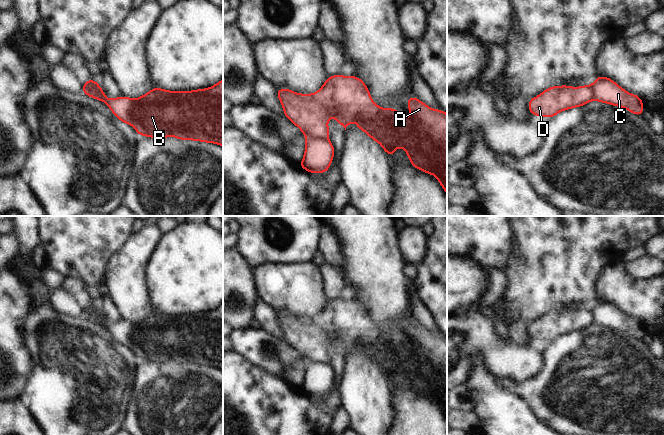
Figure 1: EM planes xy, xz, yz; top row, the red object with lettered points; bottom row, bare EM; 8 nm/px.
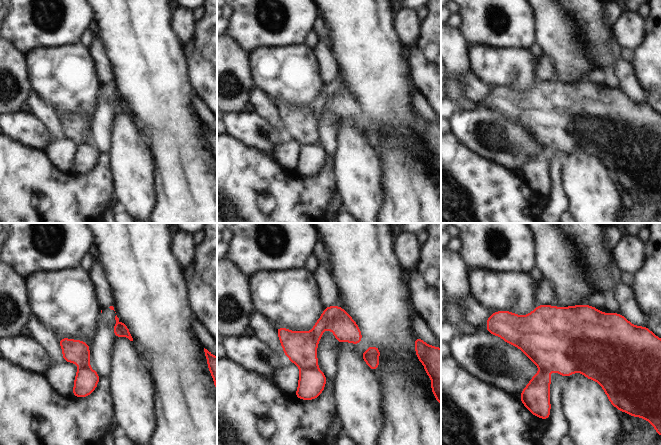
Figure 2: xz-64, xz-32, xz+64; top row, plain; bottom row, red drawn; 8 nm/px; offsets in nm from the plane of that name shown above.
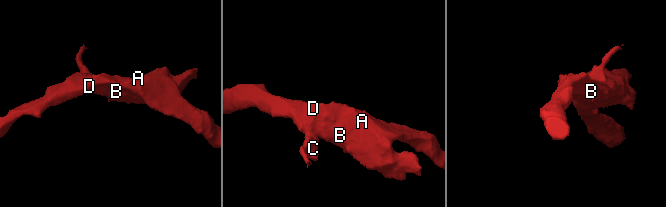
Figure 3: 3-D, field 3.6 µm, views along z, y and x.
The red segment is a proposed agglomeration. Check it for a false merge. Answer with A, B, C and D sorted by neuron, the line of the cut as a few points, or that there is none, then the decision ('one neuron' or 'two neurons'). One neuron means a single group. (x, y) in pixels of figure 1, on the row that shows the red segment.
A B D / C; cut in xz along (306, 137), (323, 137), (327, 139); two neurons

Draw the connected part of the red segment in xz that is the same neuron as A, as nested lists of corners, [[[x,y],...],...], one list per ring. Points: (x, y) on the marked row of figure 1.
[[[339,74],[328,76],[324,85],[314,94],[299,94],[288,88],[278,89],[276,94],[283,106],[284,116],[296,125],[306,138],[328,139],[330,128],[327,121],[333,113],[334,119],[345,130],[356,117],[356,126],[380,143],[385,153],[394,156],[399,145],[406,151],[413,167],[433,174],[447,195],[447,114],[442,109],[432,109],[417,98],[408,96],[407,107],[411,116],[404,119],[402,112],[393,107],[383,109],[378,104],[374,105],[368,87],[360,78]]]

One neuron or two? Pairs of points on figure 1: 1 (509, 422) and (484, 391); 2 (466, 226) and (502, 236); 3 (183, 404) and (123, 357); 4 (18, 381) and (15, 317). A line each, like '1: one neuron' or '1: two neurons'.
1: one neuron
2: one neuron
3: two neurons
4: one neuron

